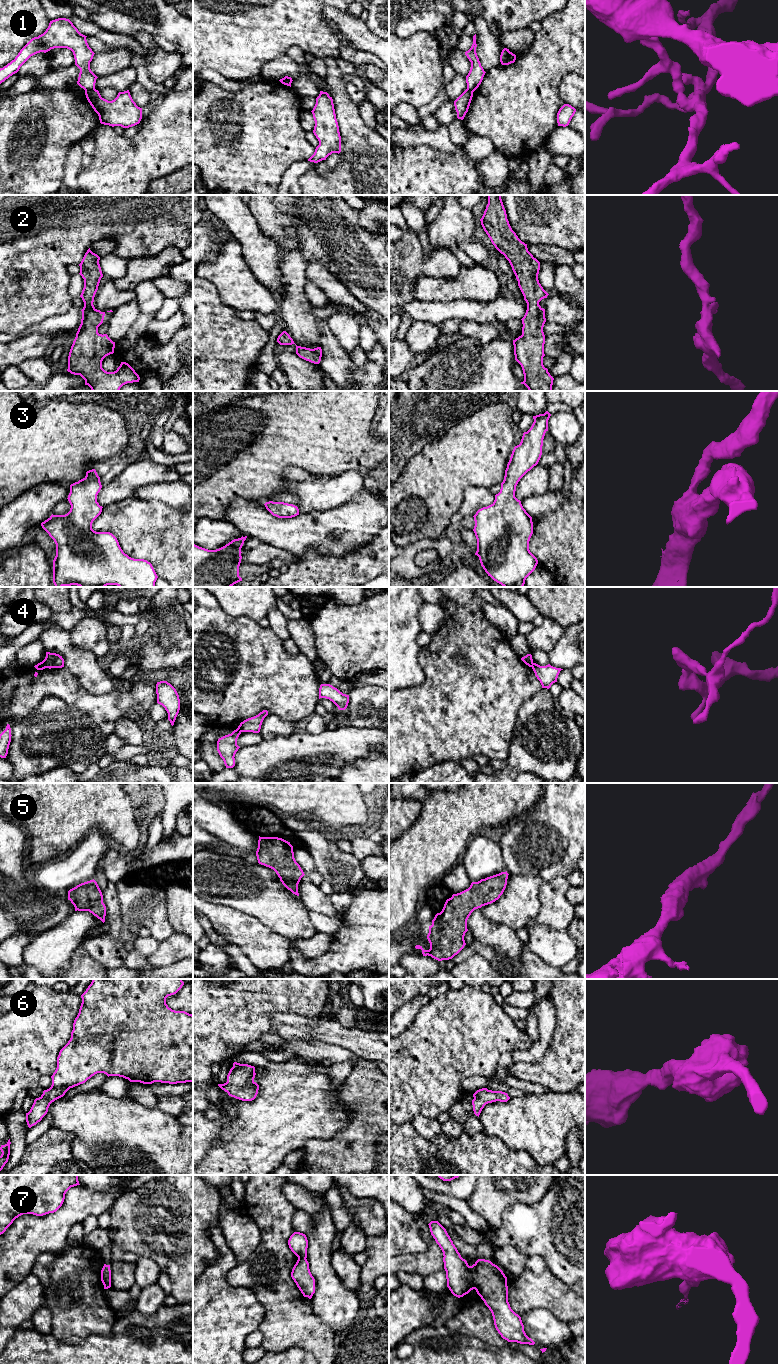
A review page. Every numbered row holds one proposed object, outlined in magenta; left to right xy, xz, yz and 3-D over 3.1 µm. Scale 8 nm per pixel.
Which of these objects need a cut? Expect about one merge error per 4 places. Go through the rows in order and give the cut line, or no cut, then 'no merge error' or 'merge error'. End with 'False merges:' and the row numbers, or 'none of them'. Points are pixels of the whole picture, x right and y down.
1: xy (94, 88), (85, 91) | merge error
2: no cut | no merge error
3: no cut | no merge error
4: xy (42, 661), (46, 667) | merge error
5: no cut | no merge error
6: no cut | no merge error
7: yz (469, 1266), (474, 1288) | merge error
False merges: 1, 4, 7

